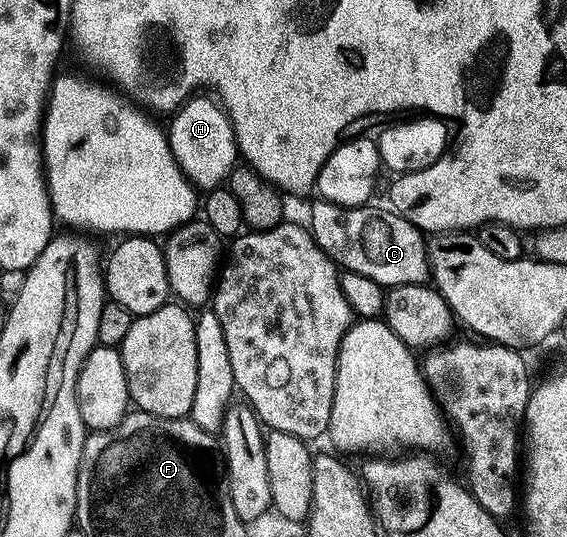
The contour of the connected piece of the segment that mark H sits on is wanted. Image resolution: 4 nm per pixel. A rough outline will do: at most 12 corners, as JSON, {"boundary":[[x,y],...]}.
{"boundary":[[205,94],[167,128],[185,178],[218,189],[236,167],[233,125]]}

